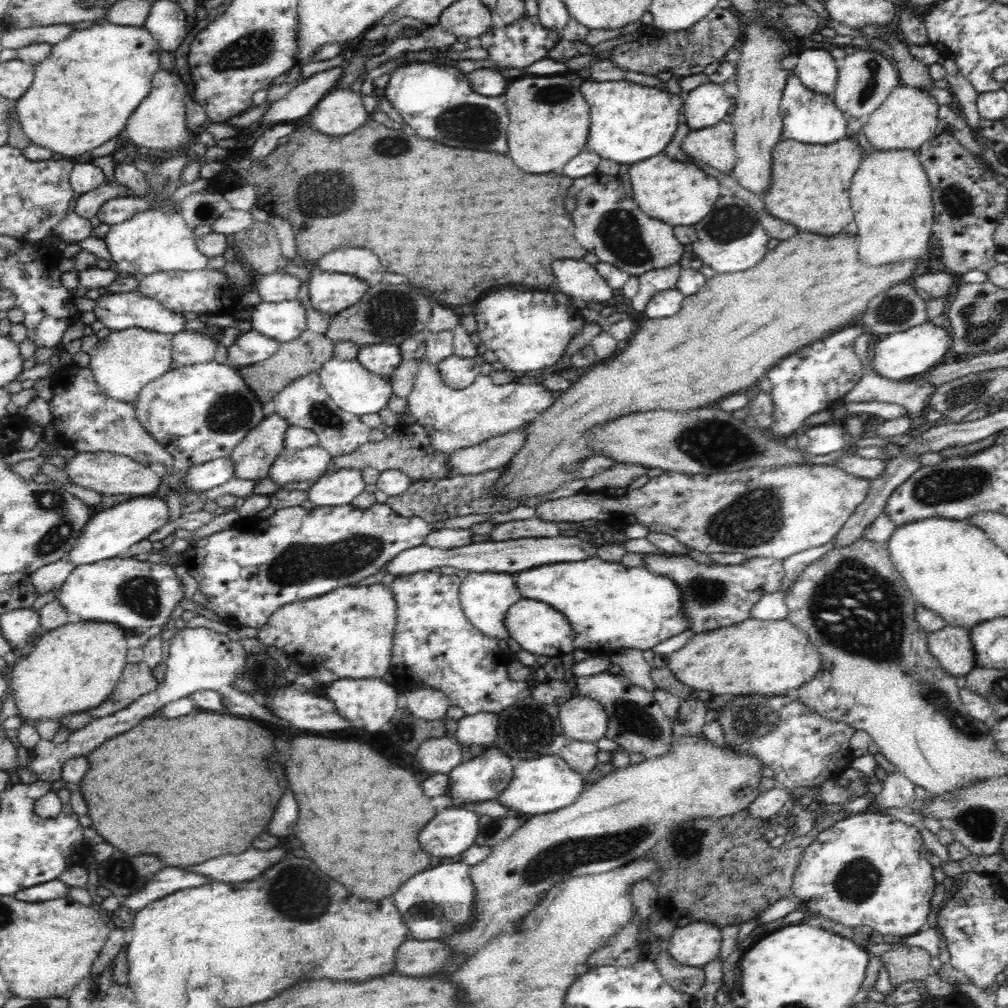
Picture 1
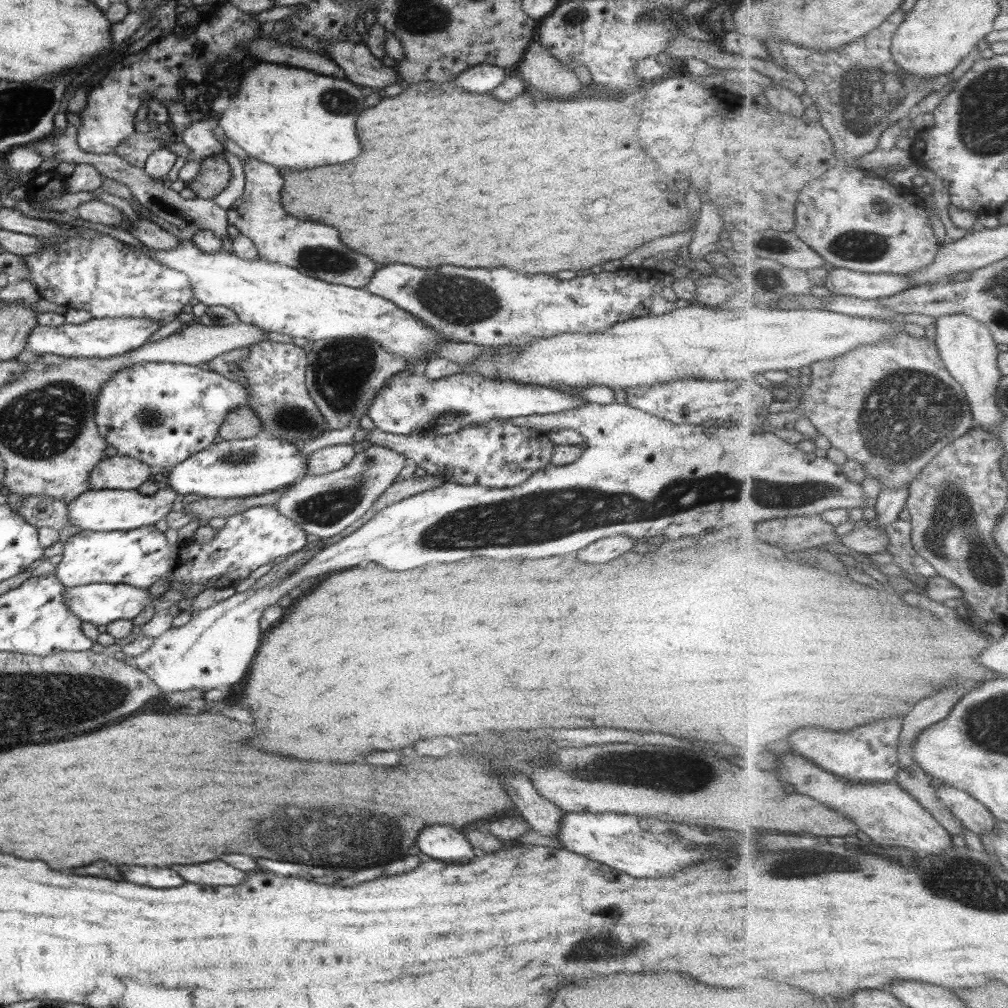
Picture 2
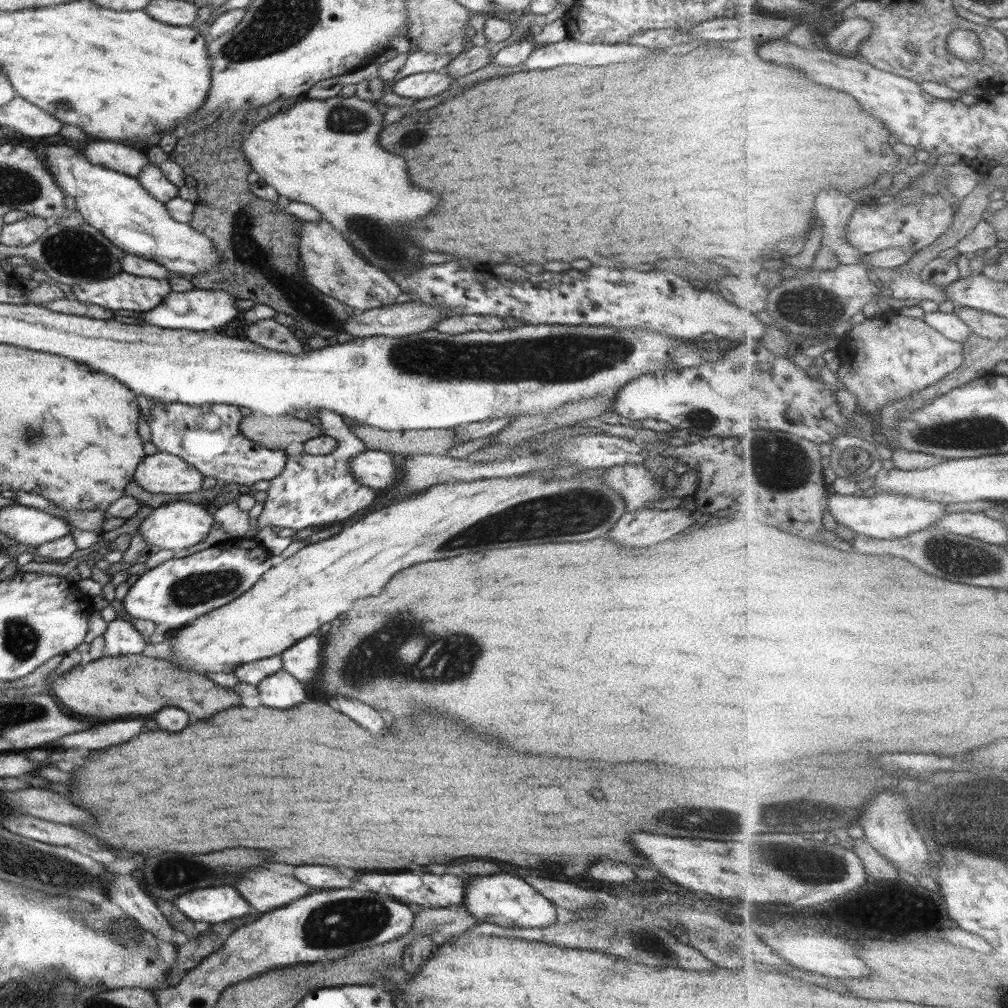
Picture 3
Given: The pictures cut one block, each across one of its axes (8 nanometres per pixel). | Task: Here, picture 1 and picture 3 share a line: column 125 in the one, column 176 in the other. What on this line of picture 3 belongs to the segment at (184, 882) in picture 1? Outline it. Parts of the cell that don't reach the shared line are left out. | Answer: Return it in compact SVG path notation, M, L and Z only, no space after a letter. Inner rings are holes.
M232 886L198 888L171 900L181 914L193 921L222 923L253 914L248 901Z

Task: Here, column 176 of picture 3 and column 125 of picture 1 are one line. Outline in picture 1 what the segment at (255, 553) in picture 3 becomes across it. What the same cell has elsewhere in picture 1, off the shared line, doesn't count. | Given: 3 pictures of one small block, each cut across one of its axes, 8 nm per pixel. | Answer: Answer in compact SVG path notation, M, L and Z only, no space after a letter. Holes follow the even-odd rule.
M114 557L84 564L74 568L66 577L56 599L72 619L114 623L130 632L162 626L184 597L183 584L173 569L167 563L140 562L132 557Z

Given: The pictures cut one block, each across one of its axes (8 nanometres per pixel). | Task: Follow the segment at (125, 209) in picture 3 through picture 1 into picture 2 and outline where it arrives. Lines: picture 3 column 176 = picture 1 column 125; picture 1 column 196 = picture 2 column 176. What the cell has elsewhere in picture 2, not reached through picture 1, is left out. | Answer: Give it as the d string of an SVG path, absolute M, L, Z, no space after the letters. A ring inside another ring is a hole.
M191 238L179 239L179 245L176 248L173 248L172 250L151 249L151 251L152 251L152 253L150 253L150 254L147 254L145 252L141 252L141 253L144 253L146 255L150 255L153 259L156 259L159 263L162 263L162 264L165 264L166 266L168 266L168 268L173 268L174 270L177 270L178 272L184 273L189 278L189 281L191 282L192 290L194 291L196 300L199 300L199 302L202 302L202 304L206 304L206 305L225 306L226 308L233 310L239 316L239 322L242 322L242 323L245 323L248 325L256 326L256 327L262 329L262 331L276 332L278 334L286 334L286 336L291 336L292 338L296 338L296 337L307 338L308 340L326 340L326 339L336 339L336 338L368 338L370 341L373 341L376 344L379 344L386 352L389 352L390 354L396 354L396 355L403 356L406 363L407 362L421 362L421 360L425 360L425 358L431 358L431 356L433 356L433 354L437 354L437 350L439 350L439 348L441 347L441 344L445 344L445 342L448 341L446 337L443 337L439 332L436 332L436 330L434 330L434 328L428 328L428 324L424 324L424 323L420 322L420 320L418 320L416 318L416 316L411 315L409 312L406 312L403 308L397 307L396 304L394 304L393 302L390 302L389 300L386 300L385 298L382 298L381 296L376 296L375 294L368 292L365 288L359 289L359 288L352 288L352 287L344 286L341 284L330 284L330 283L324 282L323 280L320 280L320 279L317 279L317 278L314 278L311 276L306 276L304 273L298 272L298 270L296 270L295 268L290 268L288 266L284 266L281 264L272 264L271 261L262 260L260 258L258 260L242 260L242 258L240 258L238 255L234 254L233 252L229 253L227 251L224 251L224 249L222 249L220 252L202 252L192 242Z

